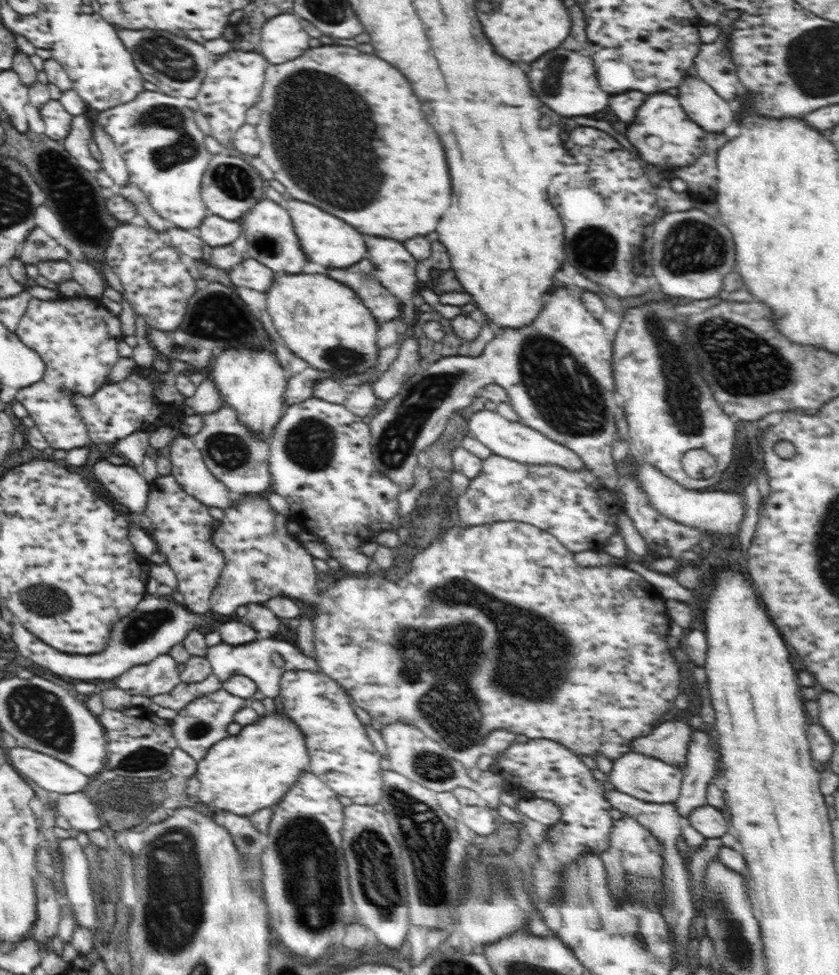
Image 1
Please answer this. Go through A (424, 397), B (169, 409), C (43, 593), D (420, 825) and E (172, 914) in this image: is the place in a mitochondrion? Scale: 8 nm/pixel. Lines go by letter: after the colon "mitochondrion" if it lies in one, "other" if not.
A: mitochondrion
B: other
C: mitochondrion
D: mitochondrion
E: mitochondrion

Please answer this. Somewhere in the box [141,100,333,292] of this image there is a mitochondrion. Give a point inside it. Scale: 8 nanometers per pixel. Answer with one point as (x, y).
(235, 180)

